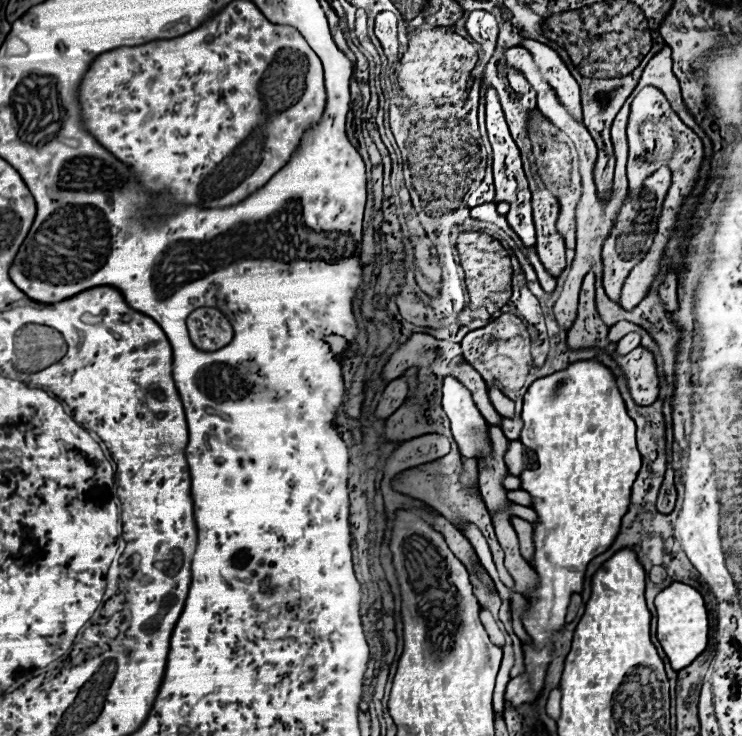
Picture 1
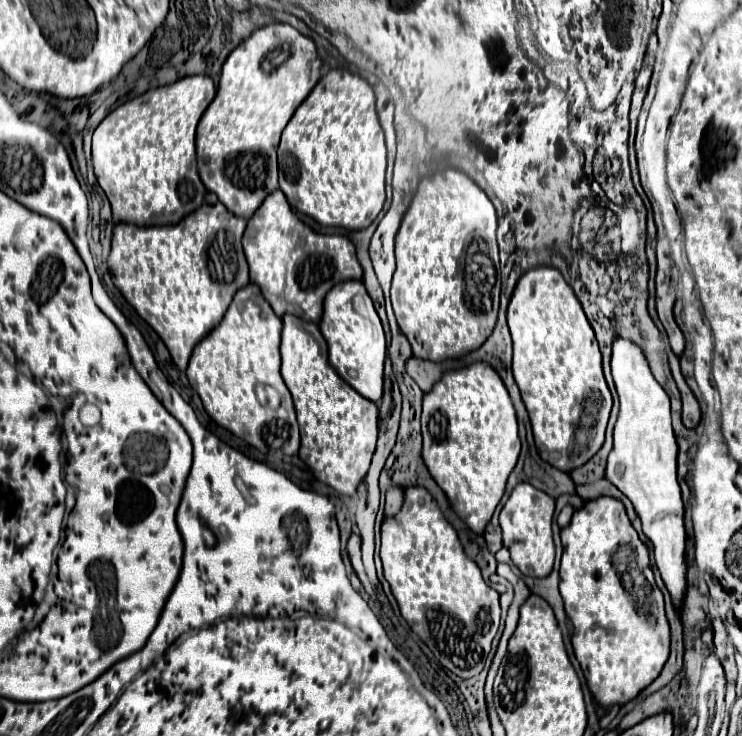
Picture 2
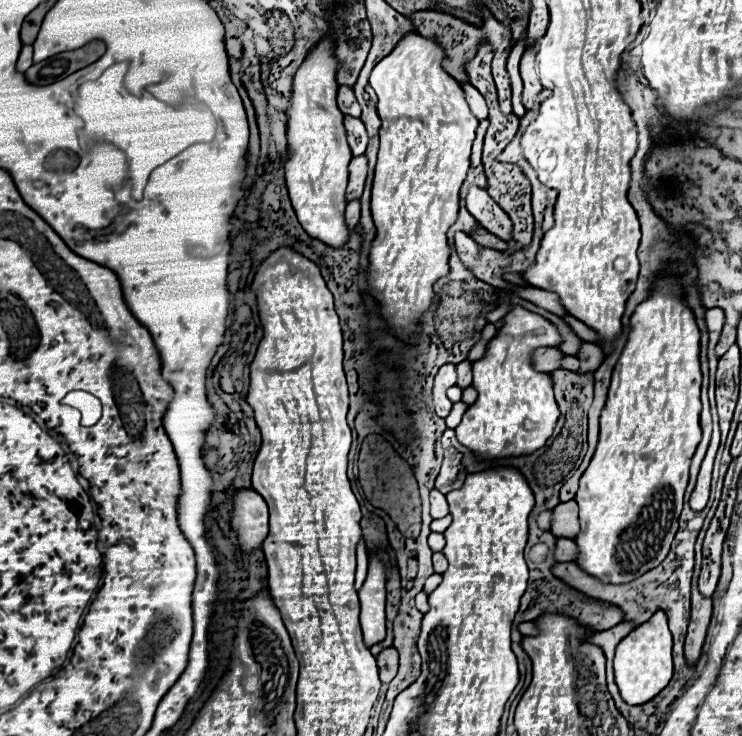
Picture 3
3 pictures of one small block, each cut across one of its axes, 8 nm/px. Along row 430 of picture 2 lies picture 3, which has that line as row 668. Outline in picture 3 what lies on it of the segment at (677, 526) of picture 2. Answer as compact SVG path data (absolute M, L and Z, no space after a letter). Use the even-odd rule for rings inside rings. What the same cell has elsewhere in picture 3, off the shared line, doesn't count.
M658 610L648 622L636 626L626 638L616 646L614 674L620 694L626 704L638 706L650 702L660 690L664 690L672 678L672 634L668 630L666 614Z

